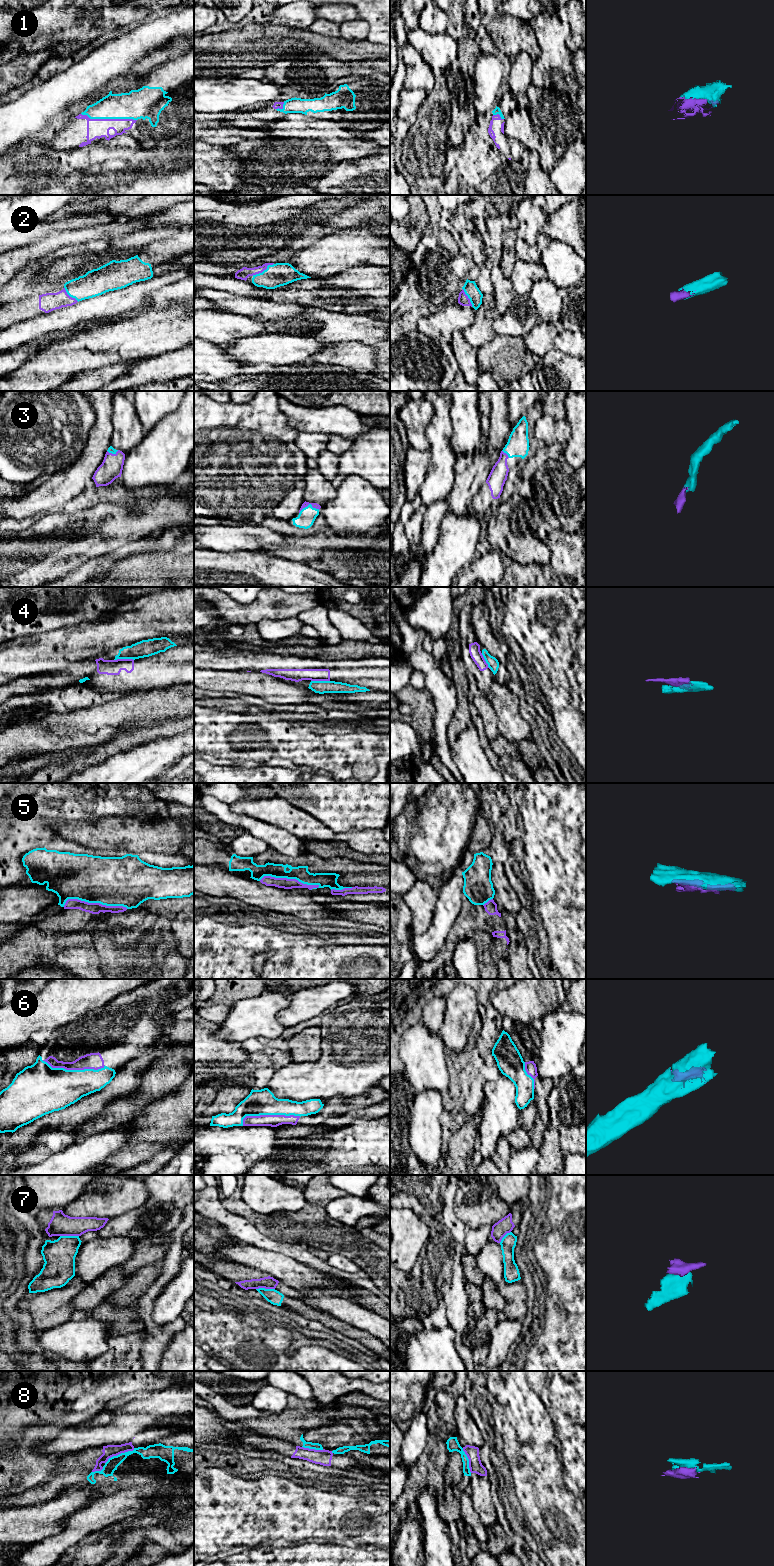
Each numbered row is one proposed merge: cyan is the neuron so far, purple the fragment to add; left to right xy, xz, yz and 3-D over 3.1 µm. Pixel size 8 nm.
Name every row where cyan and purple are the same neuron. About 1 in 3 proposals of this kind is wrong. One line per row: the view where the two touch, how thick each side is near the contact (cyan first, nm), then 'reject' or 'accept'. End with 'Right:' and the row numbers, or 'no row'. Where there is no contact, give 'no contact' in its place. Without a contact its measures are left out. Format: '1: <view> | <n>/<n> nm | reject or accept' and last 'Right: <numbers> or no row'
1: xy | 240/160 nm | accept
2: xz | 190/90 nm | accept
3: xz | 140/50 nm | accept
4: xy | 140/130 nm | reject
5: xz | 120/90 nm | reject
6: xz | 200/100 nm | accept
7: xy | 260/180 nm | reject
8: xy | 100/100 nm | reject
Right: 1, 2, 3, 6

